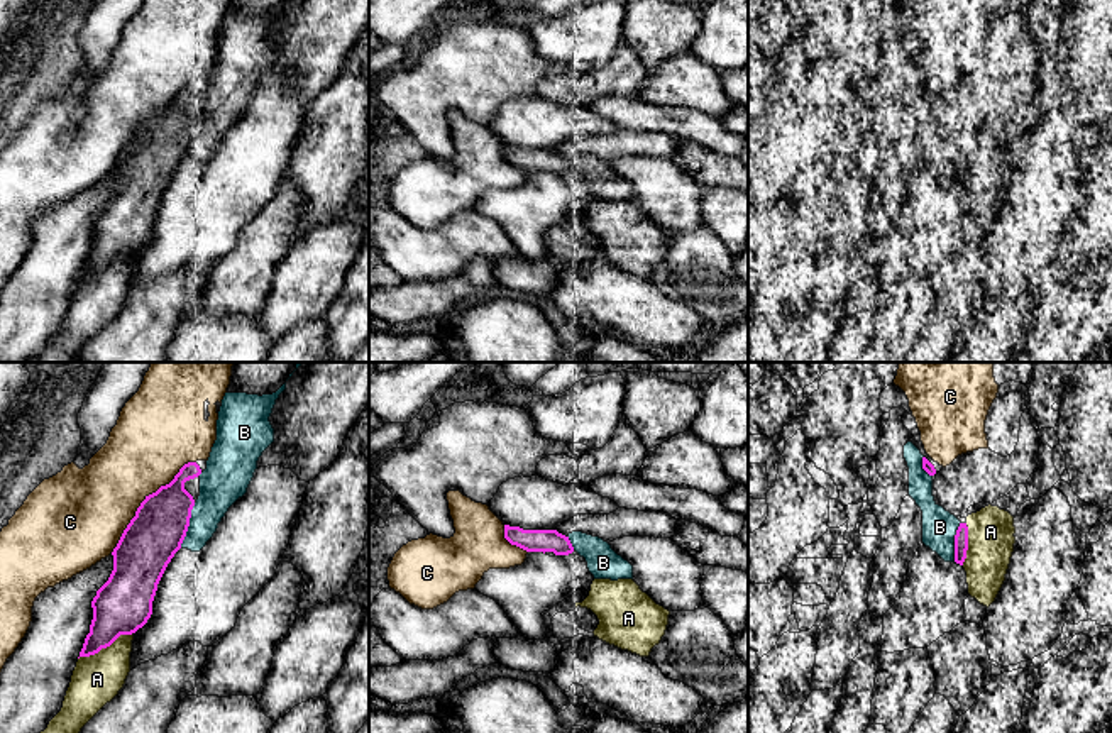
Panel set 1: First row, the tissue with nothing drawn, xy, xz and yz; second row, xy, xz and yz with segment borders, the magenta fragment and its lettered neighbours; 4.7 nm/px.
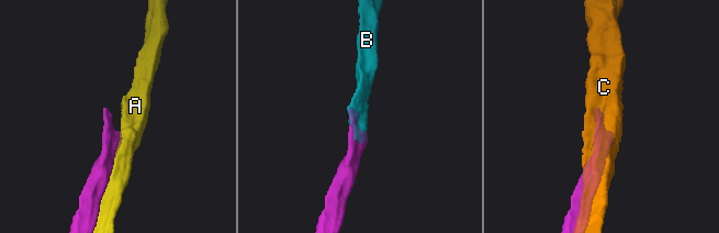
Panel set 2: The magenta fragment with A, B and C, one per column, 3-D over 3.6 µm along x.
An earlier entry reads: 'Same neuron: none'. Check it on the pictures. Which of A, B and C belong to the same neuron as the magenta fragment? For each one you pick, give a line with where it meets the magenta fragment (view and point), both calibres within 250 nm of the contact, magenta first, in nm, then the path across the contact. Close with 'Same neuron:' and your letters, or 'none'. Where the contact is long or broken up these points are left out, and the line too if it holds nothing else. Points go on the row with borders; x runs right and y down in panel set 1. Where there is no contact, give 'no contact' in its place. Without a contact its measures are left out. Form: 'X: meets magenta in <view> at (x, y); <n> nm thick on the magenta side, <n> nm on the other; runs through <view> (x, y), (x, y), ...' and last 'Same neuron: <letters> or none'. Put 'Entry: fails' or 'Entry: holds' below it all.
B: meets magenta in xy at (188, 525); 260 nm thick on the magenta side, 200 nm on the other
Same neuron: B
Entry: fails

